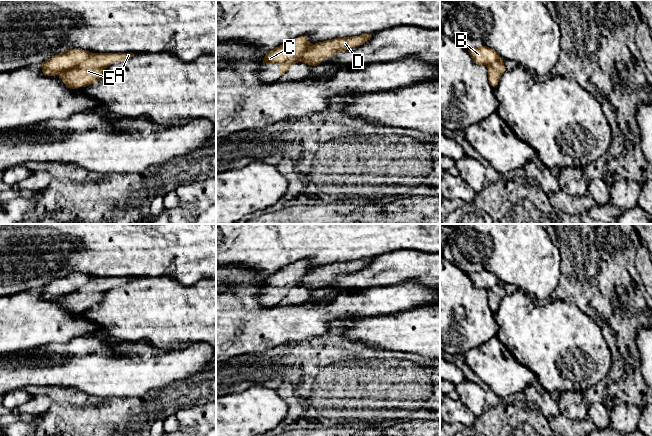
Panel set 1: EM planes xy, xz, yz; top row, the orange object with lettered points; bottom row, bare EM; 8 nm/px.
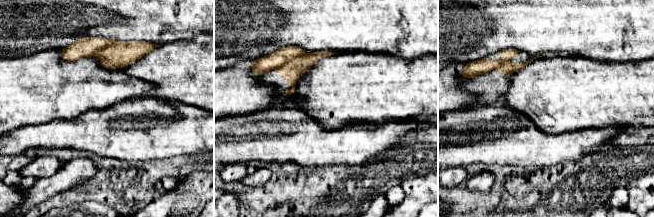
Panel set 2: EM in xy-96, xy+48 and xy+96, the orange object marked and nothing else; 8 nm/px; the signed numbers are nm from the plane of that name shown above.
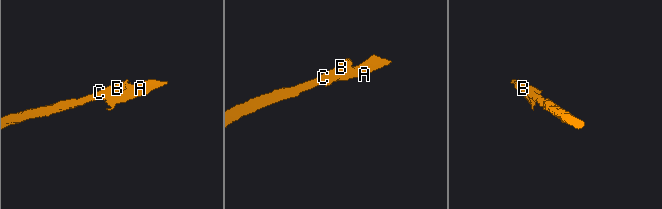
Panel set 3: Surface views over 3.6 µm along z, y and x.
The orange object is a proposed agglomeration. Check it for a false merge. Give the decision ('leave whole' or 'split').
split

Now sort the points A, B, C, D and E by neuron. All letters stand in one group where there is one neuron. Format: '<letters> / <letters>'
A D E / B C

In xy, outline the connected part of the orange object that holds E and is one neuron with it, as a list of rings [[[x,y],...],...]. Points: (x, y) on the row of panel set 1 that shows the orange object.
[[[93,53],[86,61],[59,76],[70,89],[86,87],[98,82],[109,65],[125,61],[134,55],[133,53]]]

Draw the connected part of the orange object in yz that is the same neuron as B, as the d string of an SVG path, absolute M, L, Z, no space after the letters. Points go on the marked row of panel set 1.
M487 46L476 47L468 50L472 60L478 65L488 67L492 63L502 60L499 54L492 48Z

